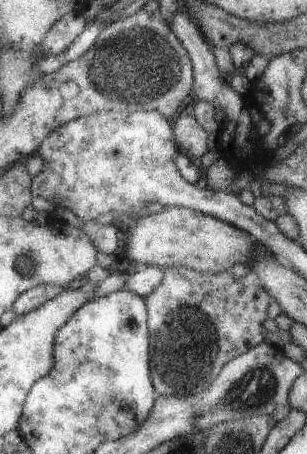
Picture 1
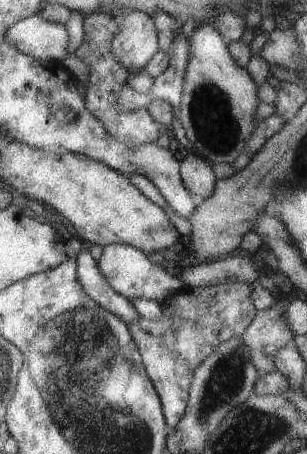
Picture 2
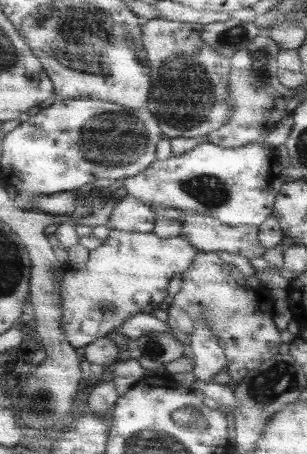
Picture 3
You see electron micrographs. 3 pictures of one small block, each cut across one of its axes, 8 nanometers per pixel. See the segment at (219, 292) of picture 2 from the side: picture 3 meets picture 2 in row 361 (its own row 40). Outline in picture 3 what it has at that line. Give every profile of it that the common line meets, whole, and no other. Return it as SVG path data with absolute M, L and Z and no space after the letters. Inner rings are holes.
M149 20L143 26L143 44L147 52L149 66L153 68L153 96L149 96L149 112L161 122L161 132L165 138L201 138L211 132L221 132L225 124L233 120L233 112L237 112L235 98L231 98L231 60L221 56L219 50L213 50L205 44L201 32L203 24L185 24L171 20Z

